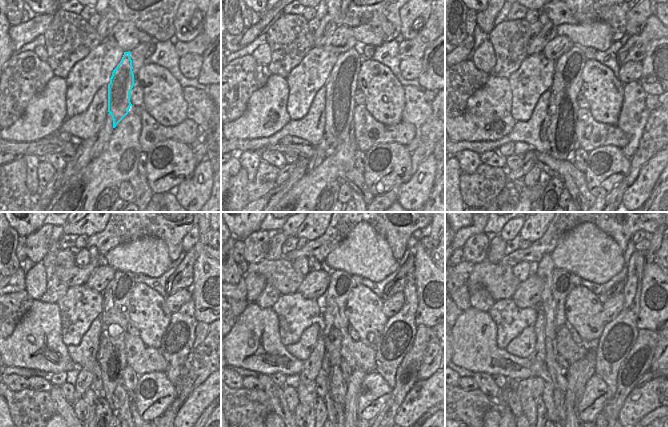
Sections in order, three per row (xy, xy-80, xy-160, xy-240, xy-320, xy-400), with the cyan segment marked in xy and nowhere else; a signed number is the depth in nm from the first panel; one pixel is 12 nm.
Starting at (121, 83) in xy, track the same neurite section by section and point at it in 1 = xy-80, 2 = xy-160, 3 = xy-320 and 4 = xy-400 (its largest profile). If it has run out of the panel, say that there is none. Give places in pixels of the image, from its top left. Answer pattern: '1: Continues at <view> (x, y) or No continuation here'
1: Continues at xy-80 (340, 97)
2: Continues at xy-160 (562, 110)
3: Continues at xy-320 (334, 322)
4: Continues at xy-400 (561, 286)

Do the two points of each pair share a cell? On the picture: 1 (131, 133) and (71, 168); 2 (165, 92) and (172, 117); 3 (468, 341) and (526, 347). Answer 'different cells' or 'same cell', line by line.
1: different cells
2: same cell
3: different cells

